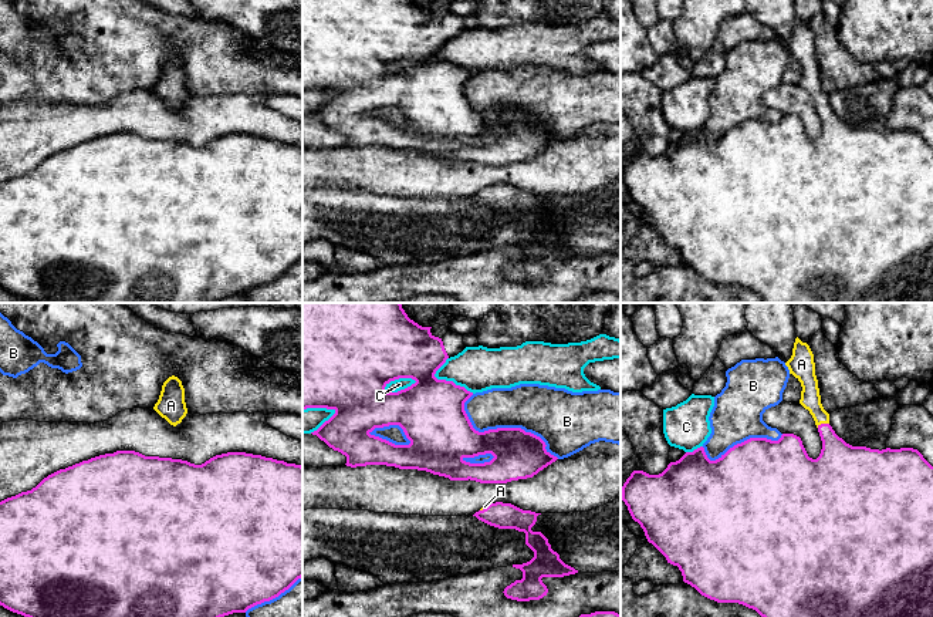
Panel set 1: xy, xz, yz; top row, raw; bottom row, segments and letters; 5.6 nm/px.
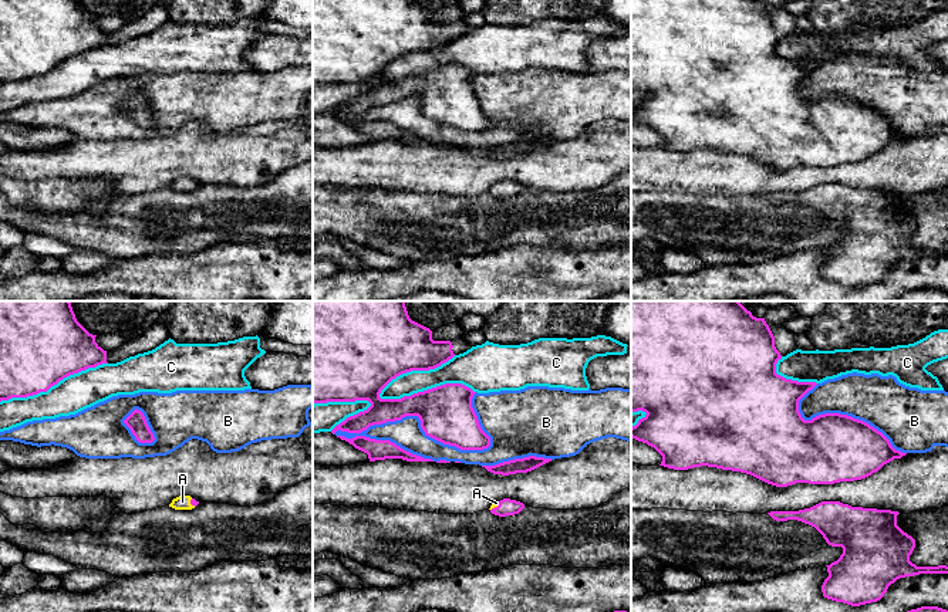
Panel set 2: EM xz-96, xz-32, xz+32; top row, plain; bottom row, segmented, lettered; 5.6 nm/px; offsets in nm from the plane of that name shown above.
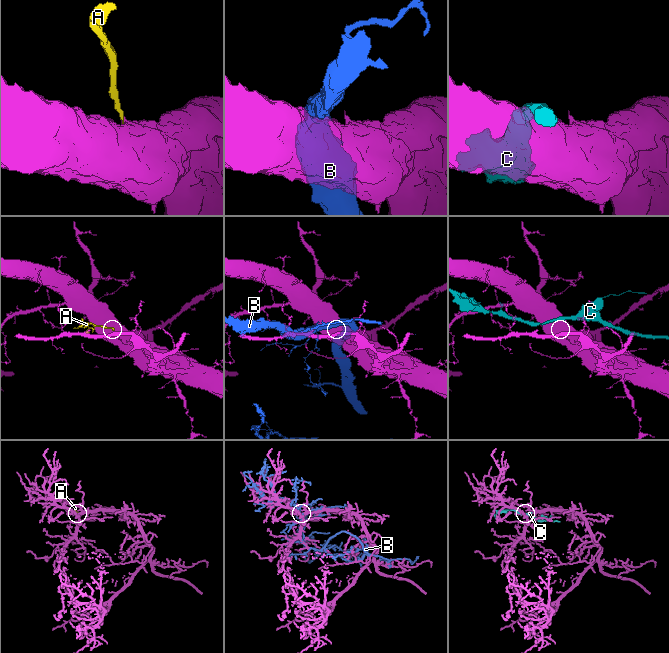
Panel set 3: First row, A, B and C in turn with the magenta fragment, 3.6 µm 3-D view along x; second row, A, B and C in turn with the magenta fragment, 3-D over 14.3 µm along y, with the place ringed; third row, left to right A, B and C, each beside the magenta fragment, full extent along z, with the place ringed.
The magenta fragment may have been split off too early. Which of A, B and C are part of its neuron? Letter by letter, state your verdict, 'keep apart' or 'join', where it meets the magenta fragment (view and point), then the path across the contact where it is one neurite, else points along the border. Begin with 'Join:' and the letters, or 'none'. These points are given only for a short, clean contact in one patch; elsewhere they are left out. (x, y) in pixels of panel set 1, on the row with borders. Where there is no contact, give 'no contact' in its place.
Join: A
A: join | yz (822, 424) | across yz (839, 464), (822, 424), (820, 414), (810, 400)
B: keep apart | xz (506, 428)
C: keep apart | xz (399, 377)

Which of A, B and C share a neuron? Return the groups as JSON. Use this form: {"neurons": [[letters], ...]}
{"neurons": [["A"], ["B"], ["C"]]}

